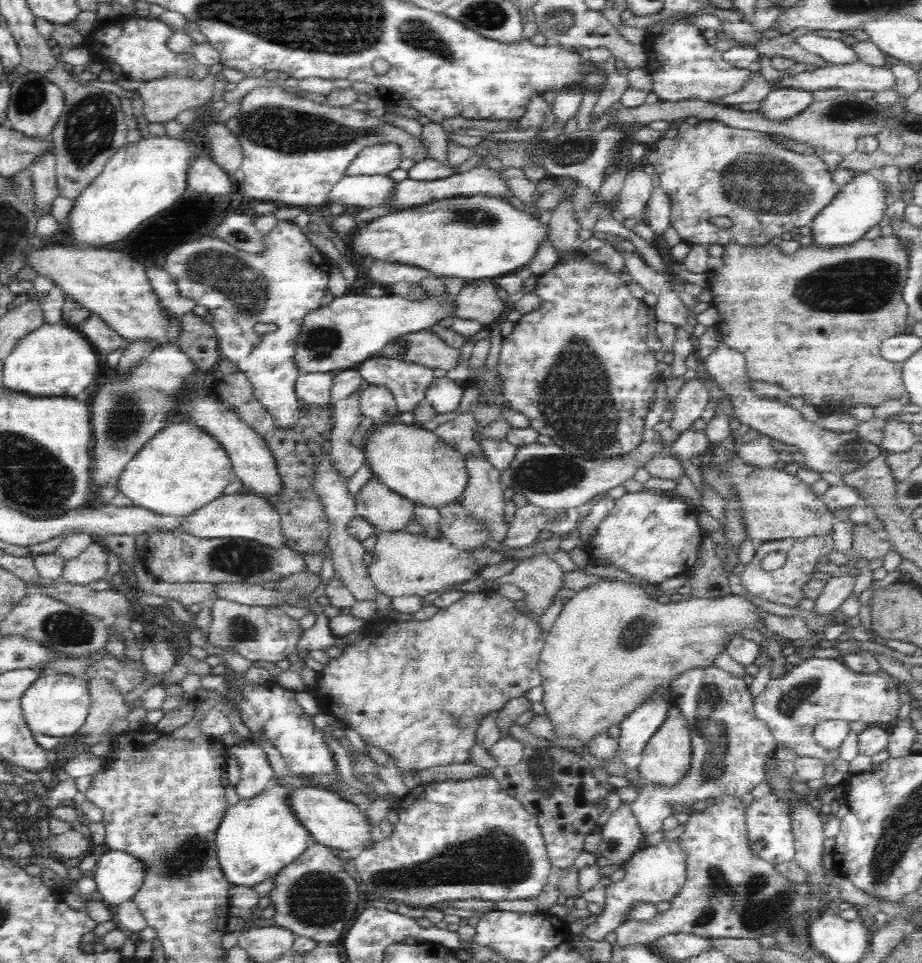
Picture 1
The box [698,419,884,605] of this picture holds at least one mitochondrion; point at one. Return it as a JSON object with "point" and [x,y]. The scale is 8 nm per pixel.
{"point":[853,453]}

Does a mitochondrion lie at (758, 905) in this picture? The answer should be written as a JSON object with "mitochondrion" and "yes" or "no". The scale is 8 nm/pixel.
{"mitochondrion":"yes"}

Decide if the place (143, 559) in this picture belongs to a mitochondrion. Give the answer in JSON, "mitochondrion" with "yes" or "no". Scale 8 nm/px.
{"mitochondrion":"no"}

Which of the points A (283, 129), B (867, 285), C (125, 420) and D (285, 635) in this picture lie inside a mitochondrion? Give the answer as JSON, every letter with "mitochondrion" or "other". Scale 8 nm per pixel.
{"A":"mitochondrion","B":"mitochondrion","C":"mitochondrion","D":"other"}

